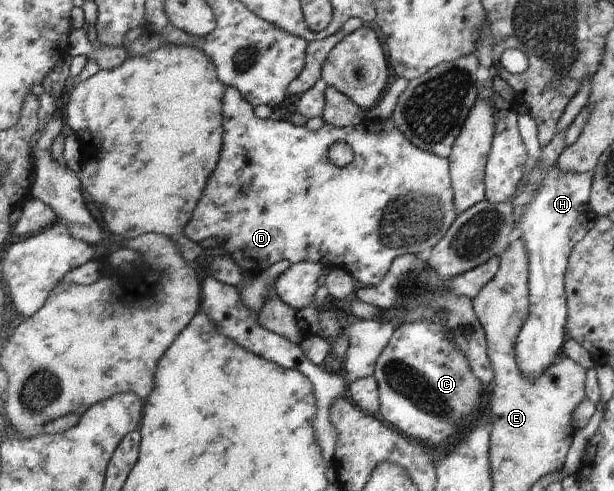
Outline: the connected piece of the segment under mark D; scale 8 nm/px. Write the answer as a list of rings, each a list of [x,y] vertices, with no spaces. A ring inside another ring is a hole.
[[[226,88],[221,99],[221,115],[223,115],[223,145],[221,149],[219,165],[214,169],[213,175],[207,180],[207,187],[203,191],[203,197],[187,223],[185,235],[191,241],[201,243],[205,239],[220,238],[219,247],[224,247],[227,253],[222,256],[231,258],[234,263],[248,275],[257,275],[263,270],[269,269],[280,261],[289,261],[296,264],[301,262],[320,263],[330,268],[341,268],[351,275],[353,281],[359,281],[363,285],[375,286],[383,281],[387,271],[397,257],[402,255],[417,255],[425,249],[433,249],[440,239],[443,239],[447,229],[451,227],[453,220],[457,217],[455,213],[455,203],[453,203],[453,187],[451,183],[450,167],[448,158],[423,151],[413,145],[388,118],[382,122],[372,123],[369,119],[363,120],[359,125],[347,126],[343,129],[333,127],[329,123],[319,129],[319,131],[309,131],[306,126],[295,127],[286,121],[273,121],[269,119],[259,119],[253,107],[235,88]],[[333,143],[347,143],[353,151],[353,161],[344,168],[335,167],[329,161],[329,147]]]

